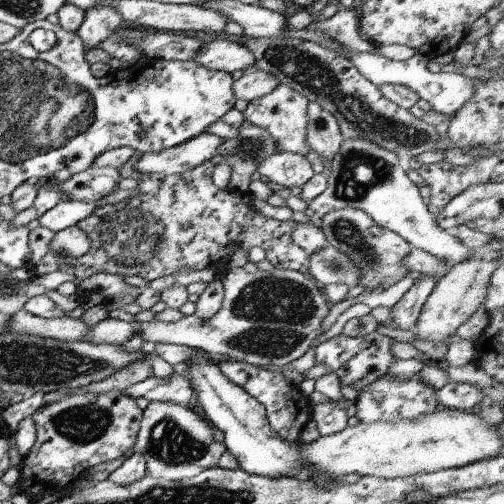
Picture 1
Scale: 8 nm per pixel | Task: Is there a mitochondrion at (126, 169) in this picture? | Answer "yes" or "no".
no

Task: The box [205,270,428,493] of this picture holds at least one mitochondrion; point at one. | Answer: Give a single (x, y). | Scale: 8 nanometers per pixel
(268, 317)

